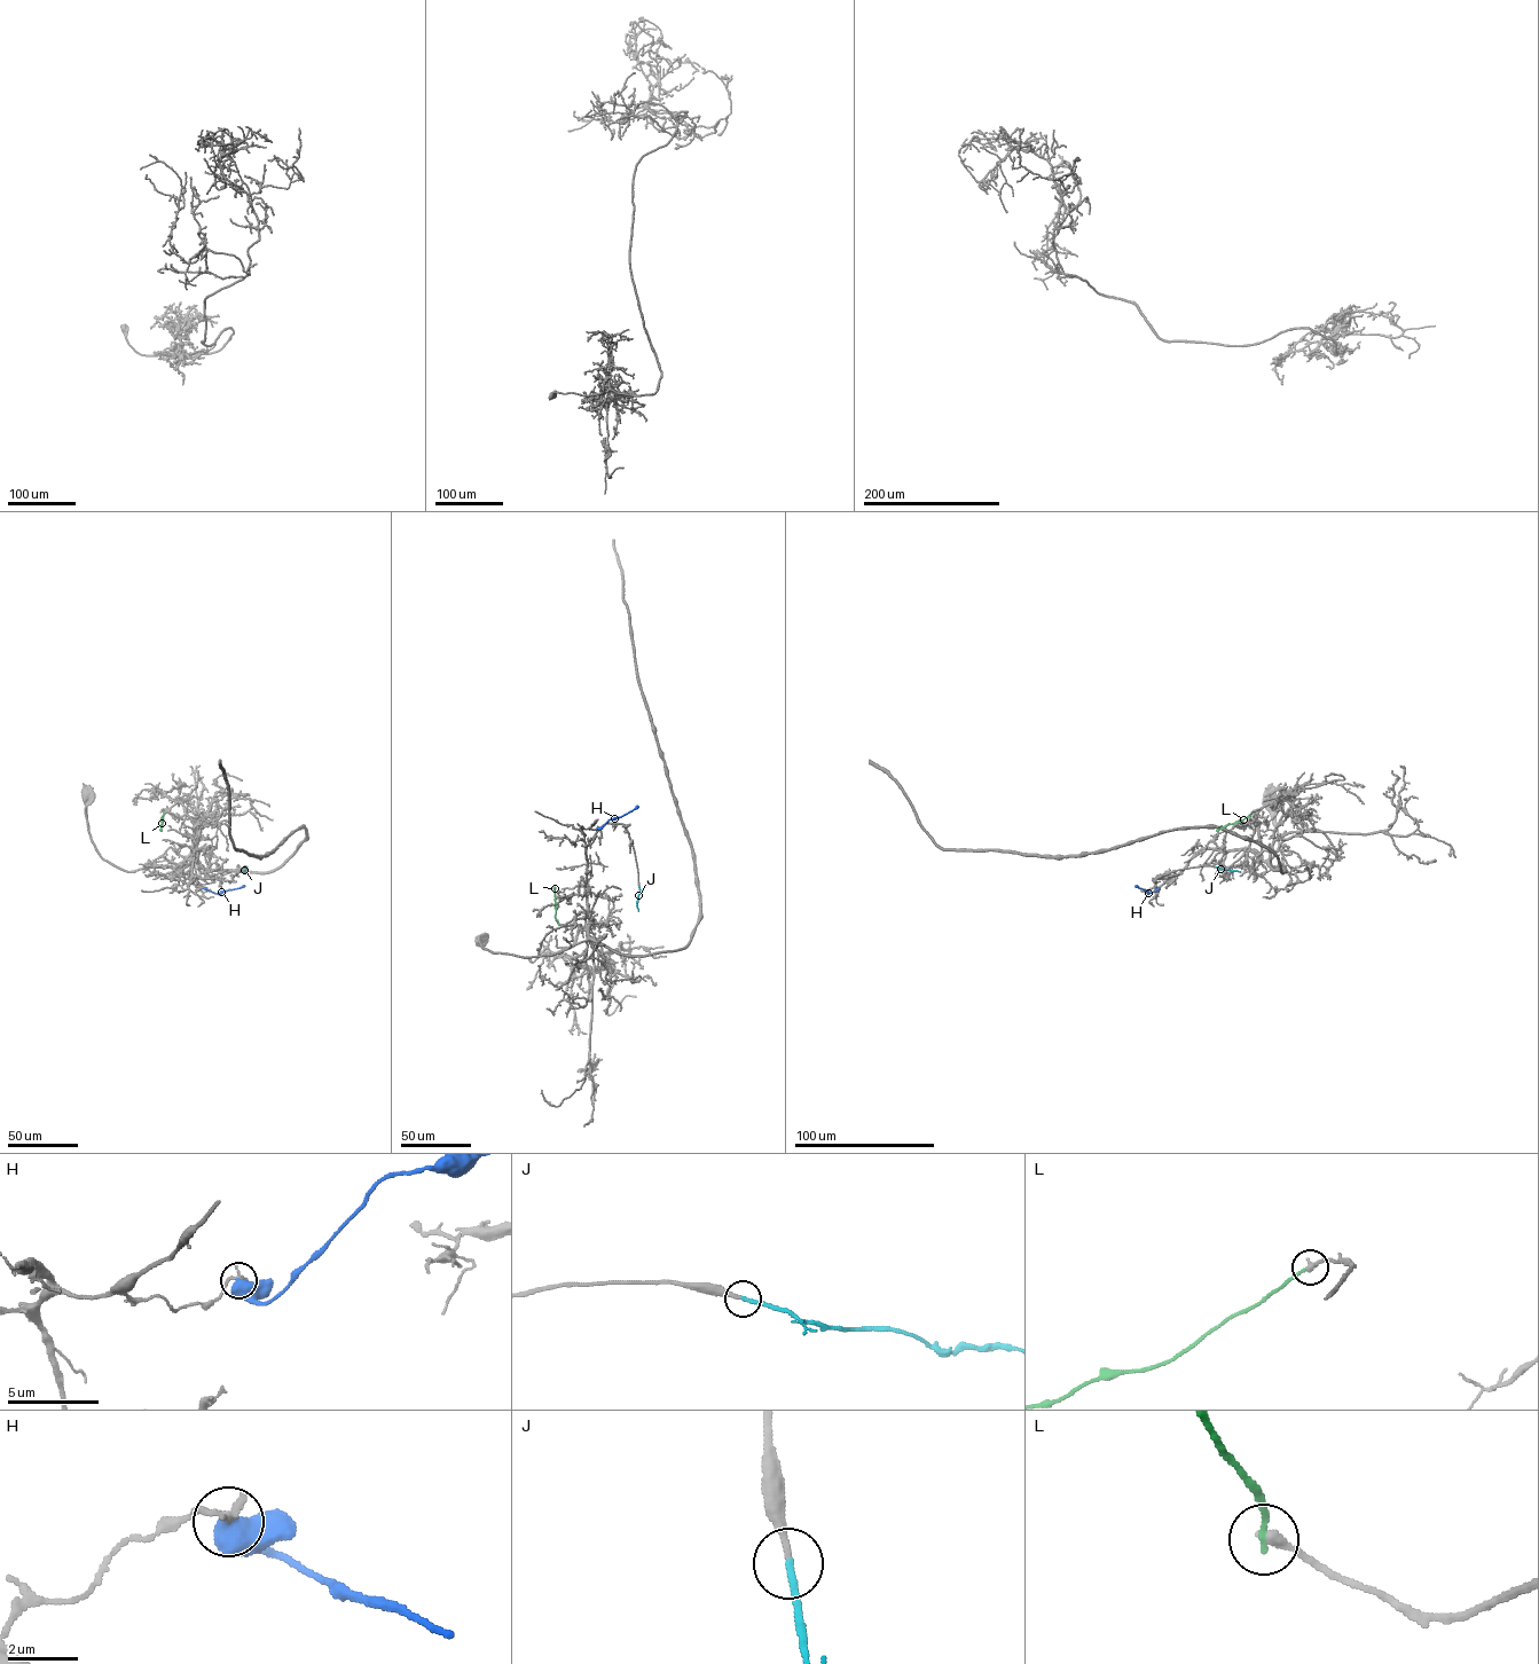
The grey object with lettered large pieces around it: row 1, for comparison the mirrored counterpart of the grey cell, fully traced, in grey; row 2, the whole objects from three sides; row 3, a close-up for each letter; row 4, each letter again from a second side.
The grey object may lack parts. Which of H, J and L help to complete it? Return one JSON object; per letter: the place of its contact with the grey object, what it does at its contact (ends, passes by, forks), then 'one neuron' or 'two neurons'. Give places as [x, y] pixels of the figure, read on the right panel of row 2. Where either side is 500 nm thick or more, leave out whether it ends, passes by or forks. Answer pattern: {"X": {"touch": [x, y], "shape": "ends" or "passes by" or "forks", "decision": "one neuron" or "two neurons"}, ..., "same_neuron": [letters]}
{"H": {"touch": [1156, 887], "decision": "two neurons"}, "J": {"touch": [1216, 866], "shape": "ends", "decision": "one neuron"}, "L": {"touch": [1253, 813], "shape": "ends", "decision": "two neurons"}, "same_neuron": ["J"]}

